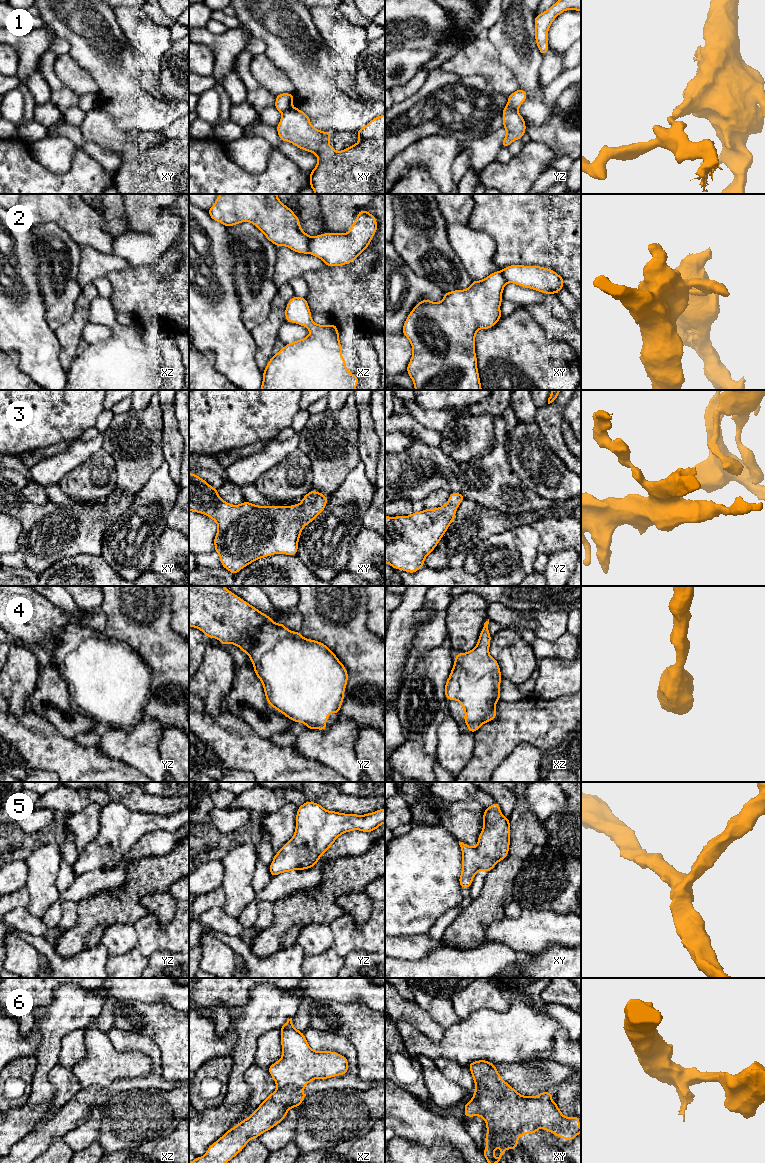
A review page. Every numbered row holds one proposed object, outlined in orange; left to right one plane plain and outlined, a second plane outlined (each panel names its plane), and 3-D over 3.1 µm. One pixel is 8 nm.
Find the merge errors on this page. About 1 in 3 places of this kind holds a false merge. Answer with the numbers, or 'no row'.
1, 2, 6

